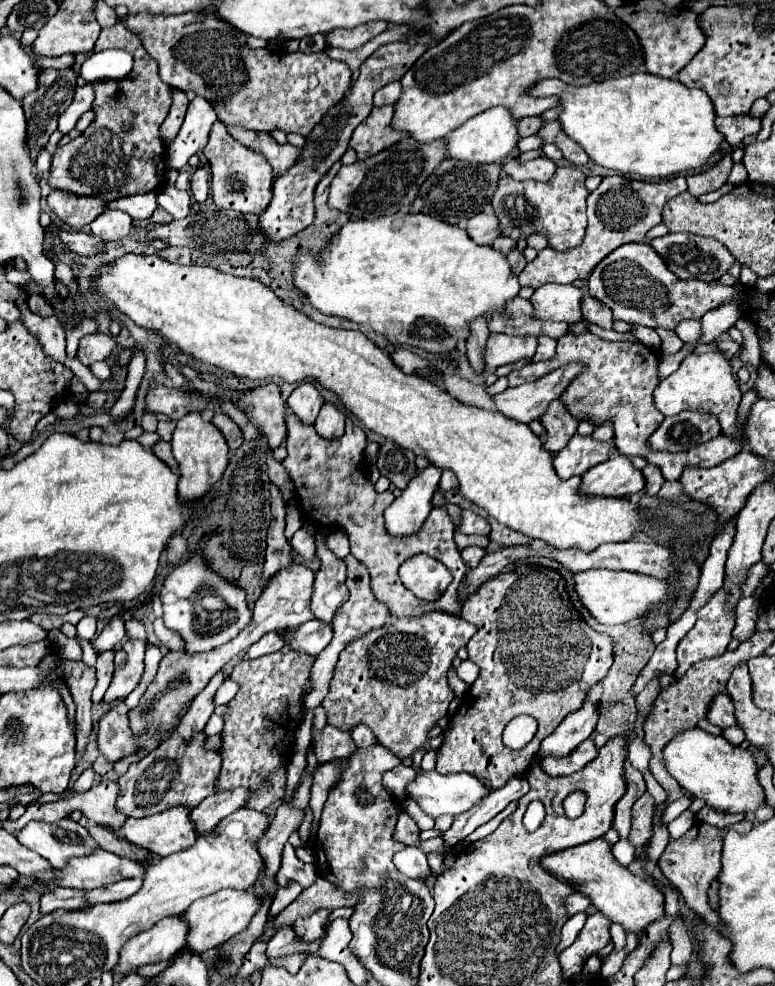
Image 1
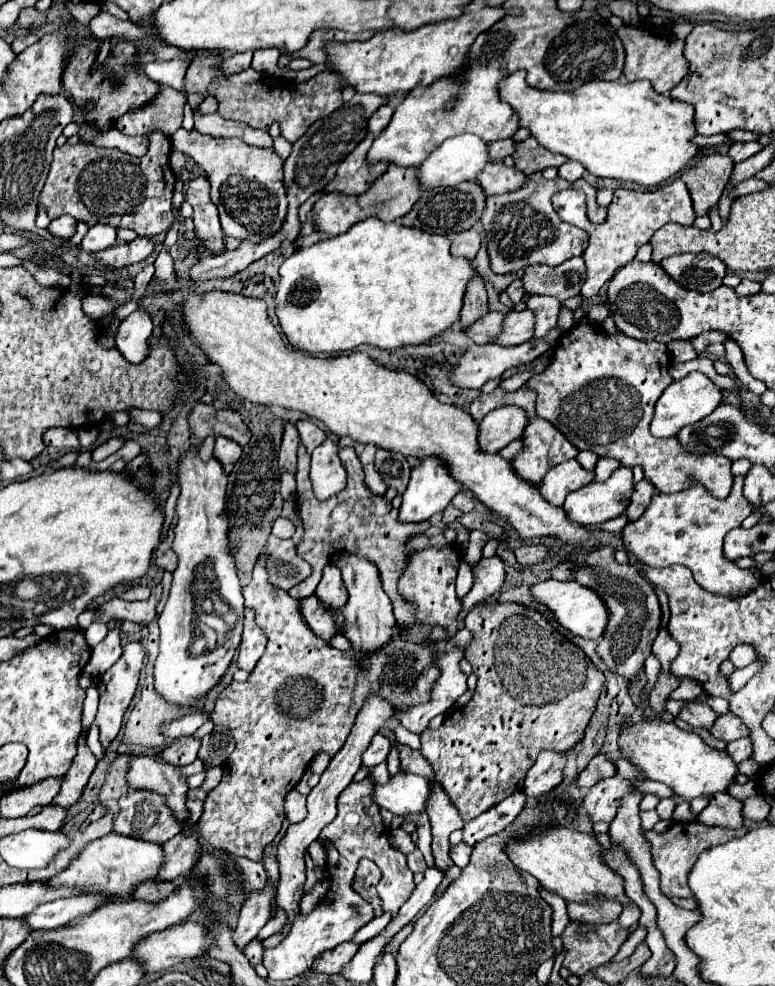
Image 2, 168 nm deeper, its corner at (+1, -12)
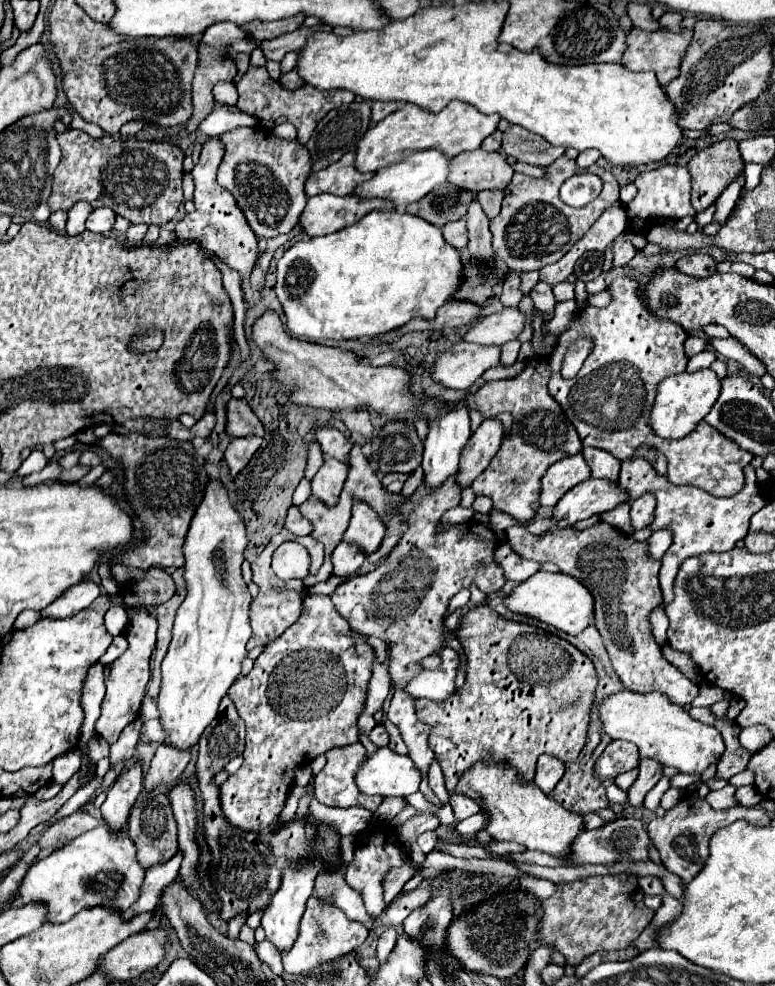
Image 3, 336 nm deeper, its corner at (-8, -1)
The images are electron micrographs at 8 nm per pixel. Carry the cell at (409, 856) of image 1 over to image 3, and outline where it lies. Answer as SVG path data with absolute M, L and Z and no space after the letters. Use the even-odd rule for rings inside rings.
M423 832L423 834L417 838L417 844L421 846L421 850L423 850L425 854L429 854L429 852L433 850L433 846L437 844L437 840L439 840L437 832Z

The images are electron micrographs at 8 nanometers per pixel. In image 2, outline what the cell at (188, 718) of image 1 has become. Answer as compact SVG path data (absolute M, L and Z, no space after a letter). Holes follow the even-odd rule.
M194 735L178 737L162 749L162 759L172 765L190 765L200 751L200 739Z

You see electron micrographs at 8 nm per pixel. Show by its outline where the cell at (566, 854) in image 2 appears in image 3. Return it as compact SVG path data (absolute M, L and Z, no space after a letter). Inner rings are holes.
M477 762L465 770L453 790L455 794L469 796L487 816L485 830L495 840L507 840L527 846L529 850L541 850L547 854L567 854L573 838L583 832L583 818L567 812L551 796L543 794L533 782L523 782L517 770L505 762Z

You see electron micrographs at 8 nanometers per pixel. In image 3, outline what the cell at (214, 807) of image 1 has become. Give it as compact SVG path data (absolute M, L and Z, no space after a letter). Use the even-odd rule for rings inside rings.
M177 852L169 862L163 862L161 866L153 866L153 870L149 870L145 874L145 882L141 886L139 900L121 914L121 918L125 922L129 922L131 918L135 918L141 912L151 912L153 918L145 926L145 930L153 930L159 926L159 920L161 920L161 902L159 900L163 896L163 890L175 882L175 878L179 874L181 858L183 858L183 854Z

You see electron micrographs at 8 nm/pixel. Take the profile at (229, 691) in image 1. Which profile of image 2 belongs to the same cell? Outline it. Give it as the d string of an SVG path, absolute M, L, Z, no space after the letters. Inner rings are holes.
M198 711L198 713L192 713L192 715L180 717L180 719L168 723L164 727L164 735L170 737L170 739L182 737L182 735L194 735L196 729L200 729L210 719L212 719L212 711Z

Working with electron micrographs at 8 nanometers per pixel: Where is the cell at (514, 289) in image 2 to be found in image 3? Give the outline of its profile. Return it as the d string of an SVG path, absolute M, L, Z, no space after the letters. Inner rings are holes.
M539 282L533 292L531 292L531 300L535 302L535 308L541 312L541 314L551 314L553 308L555 308L555 298L553 298L553 292L551 292L551 286L545 284L545 282Z

